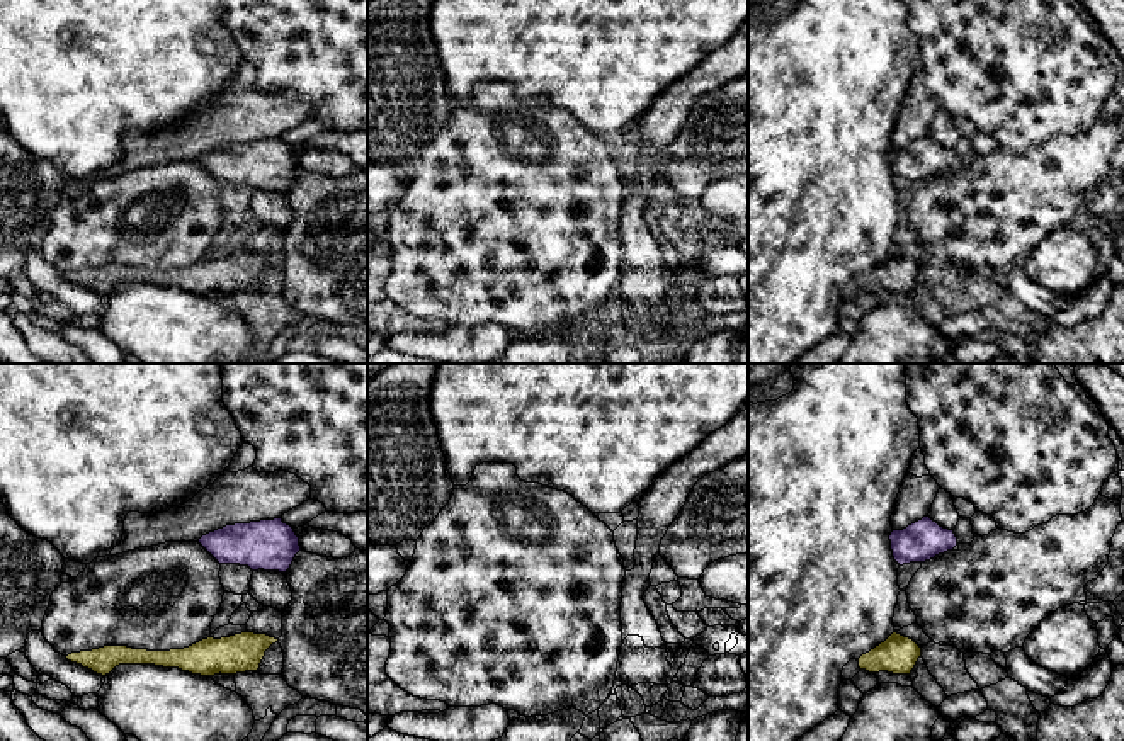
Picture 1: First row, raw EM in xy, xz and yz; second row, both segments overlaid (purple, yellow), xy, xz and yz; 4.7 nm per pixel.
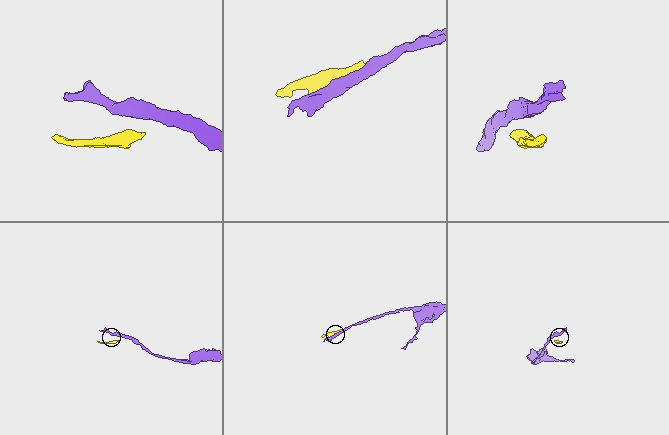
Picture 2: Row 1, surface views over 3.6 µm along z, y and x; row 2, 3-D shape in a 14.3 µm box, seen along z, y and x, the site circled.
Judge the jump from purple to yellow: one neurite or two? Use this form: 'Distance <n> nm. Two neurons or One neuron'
Distance 300 nm. Two neurons

